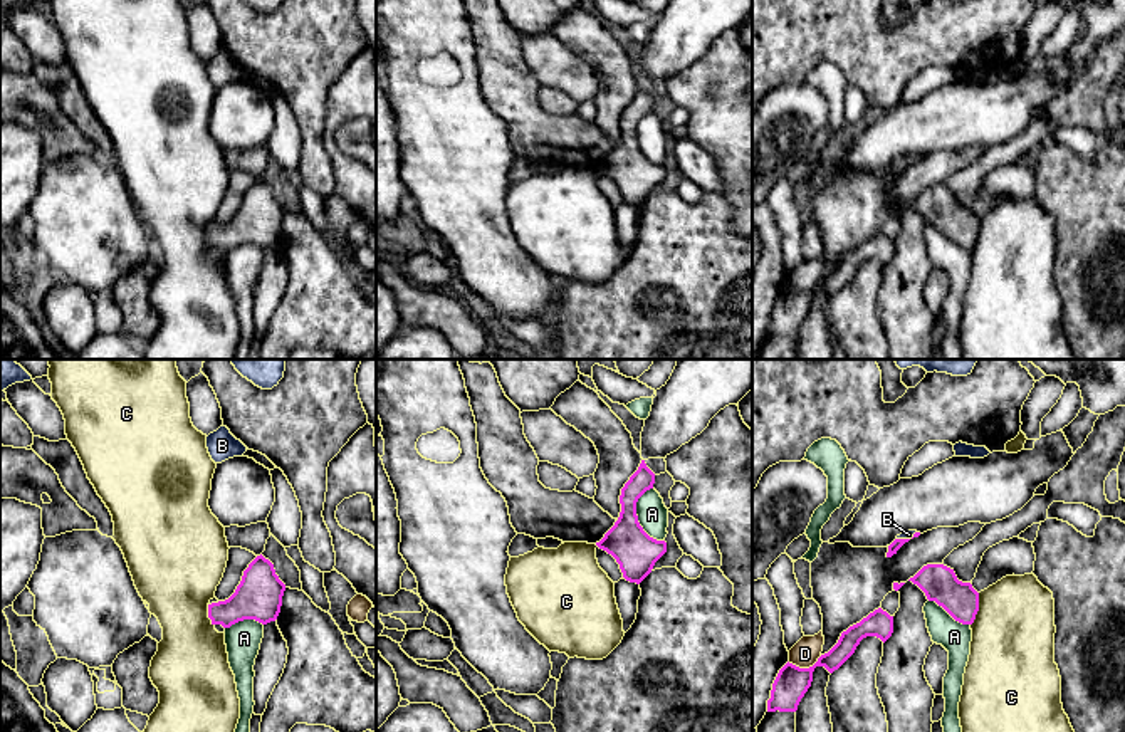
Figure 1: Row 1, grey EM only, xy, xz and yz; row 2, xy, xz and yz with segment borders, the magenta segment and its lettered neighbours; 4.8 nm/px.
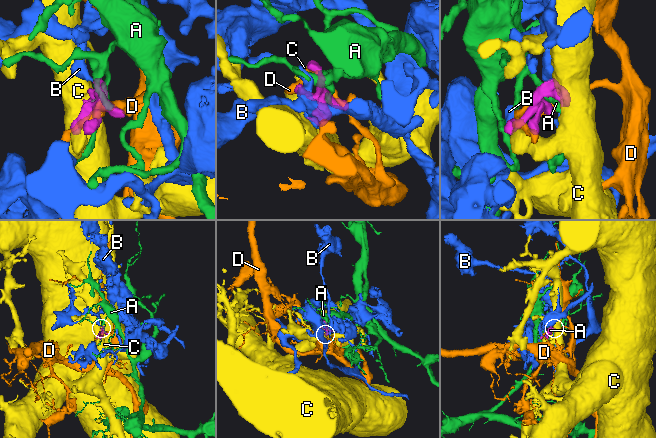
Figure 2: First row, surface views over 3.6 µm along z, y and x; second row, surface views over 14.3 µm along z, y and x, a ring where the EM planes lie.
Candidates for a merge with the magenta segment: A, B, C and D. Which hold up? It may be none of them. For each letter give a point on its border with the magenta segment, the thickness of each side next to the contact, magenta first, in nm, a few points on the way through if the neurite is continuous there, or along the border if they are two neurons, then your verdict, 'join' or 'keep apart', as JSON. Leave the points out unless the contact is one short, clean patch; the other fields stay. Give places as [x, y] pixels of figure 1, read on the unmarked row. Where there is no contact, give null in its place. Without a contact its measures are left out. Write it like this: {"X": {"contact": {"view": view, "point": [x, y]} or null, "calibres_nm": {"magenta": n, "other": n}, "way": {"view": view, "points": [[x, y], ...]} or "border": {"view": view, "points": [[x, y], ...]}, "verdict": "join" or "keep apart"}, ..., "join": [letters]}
{"A": {"contact": {"view": "xz", "point": [637, 143]}, "calibres_nm": {"magenta": 200, "other": 140}, "verdict": "keep apart"}, "B": {"contact": {"view": "yz", "point": [907, 163]}, "calibres_nm": {"magenta": 50, "other": 40}, "way": {"view": "yz", "points": [[892, 173], [907, 163], [909, 158]]}, "verdict": "join"}, "C": {"contact": {"view": "yz", "point": [978, 234]}, "calibres_nm": {"magenta": 170, "other": 400}, "verdict": "keep apart"}, "D": {"contact": {"view": "yz", "point": [805, 292]}, "calibres_nm": {"magenta": 160, "other": 140}, "verdict": "keep apart"}, "join": ["B"]}

